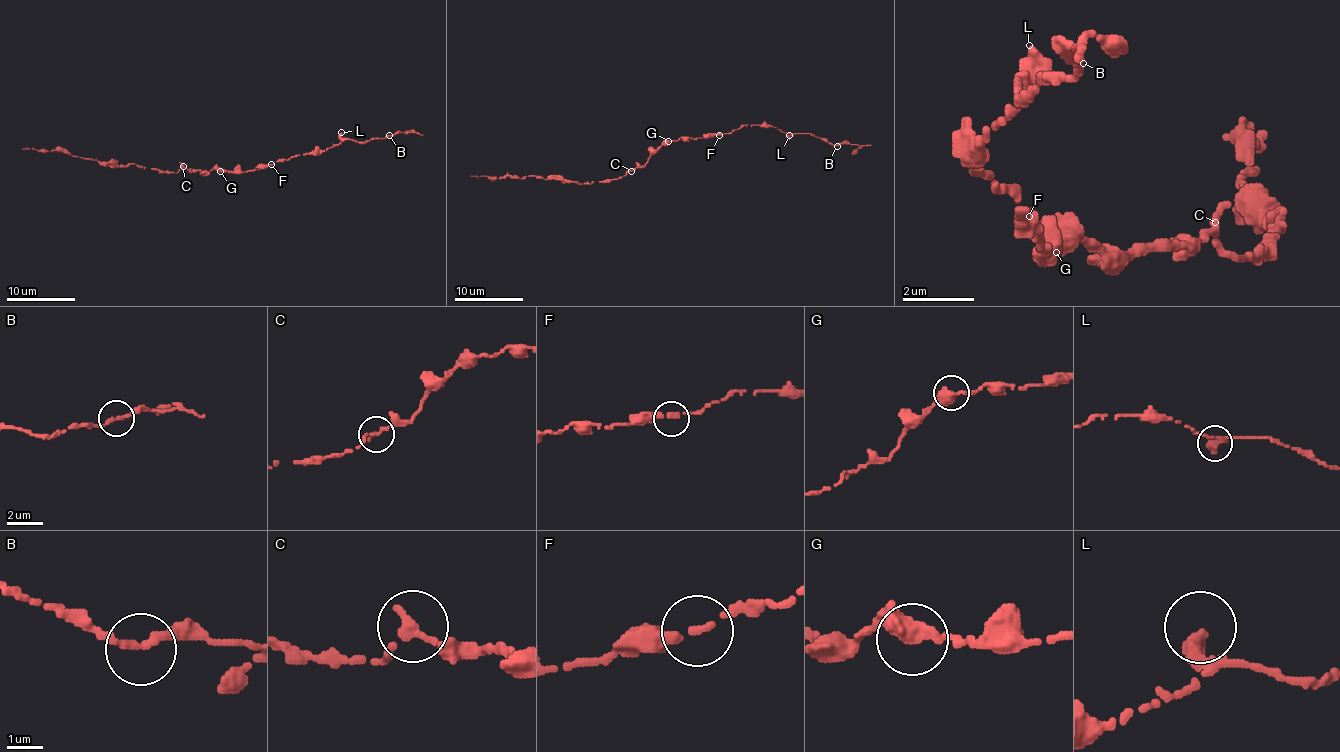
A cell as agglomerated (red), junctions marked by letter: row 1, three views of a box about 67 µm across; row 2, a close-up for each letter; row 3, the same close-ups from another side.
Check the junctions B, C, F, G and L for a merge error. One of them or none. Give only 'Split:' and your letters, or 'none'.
Split: C

